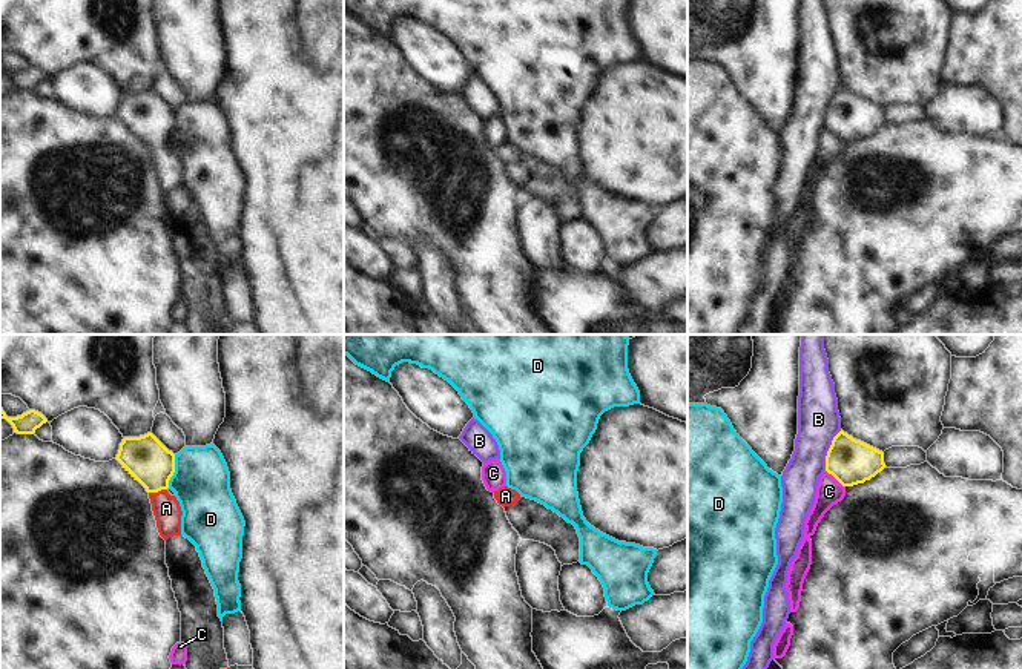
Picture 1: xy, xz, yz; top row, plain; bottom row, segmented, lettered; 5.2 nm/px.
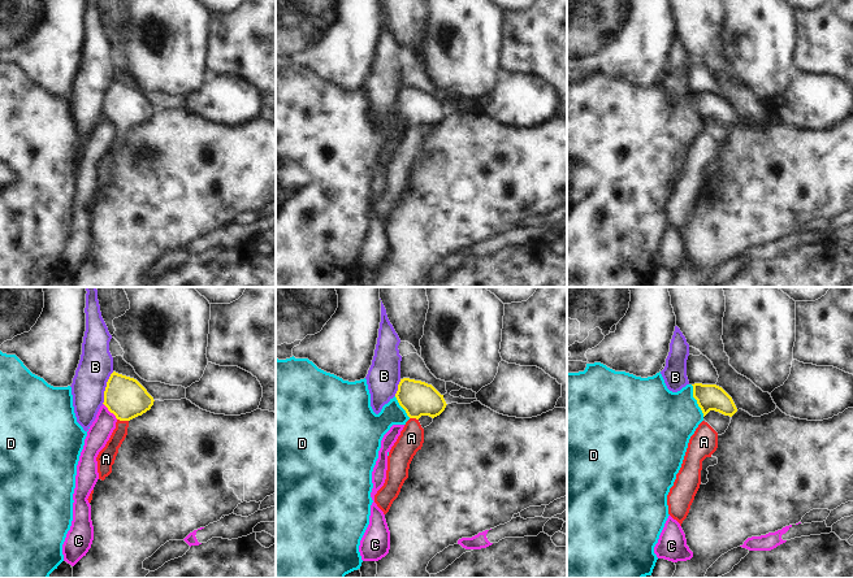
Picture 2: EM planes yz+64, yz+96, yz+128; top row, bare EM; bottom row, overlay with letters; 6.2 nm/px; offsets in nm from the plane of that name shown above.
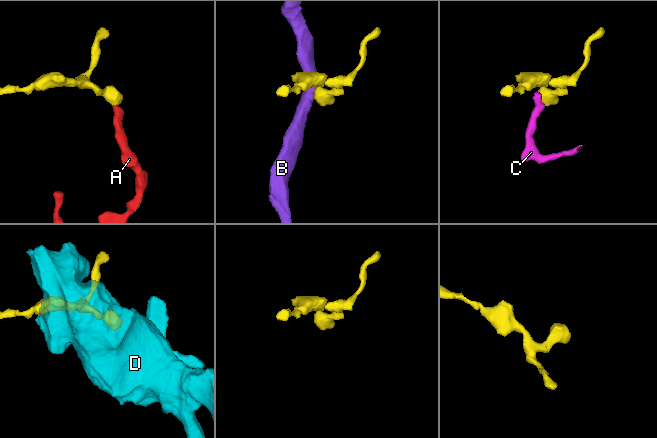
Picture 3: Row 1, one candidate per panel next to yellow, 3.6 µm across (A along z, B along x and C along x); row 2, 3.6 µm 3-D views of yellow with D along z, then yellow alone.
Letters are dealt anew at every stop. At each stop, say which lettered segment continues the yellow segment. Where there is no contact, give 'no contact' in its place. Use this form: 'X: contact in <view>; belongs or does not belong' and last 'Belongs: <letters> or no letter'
A: contact in xy; belongs
B: contact in yz; does not belong
C: contact in yz; does not belong
D: contact in xy; does not belong
Belongs: A

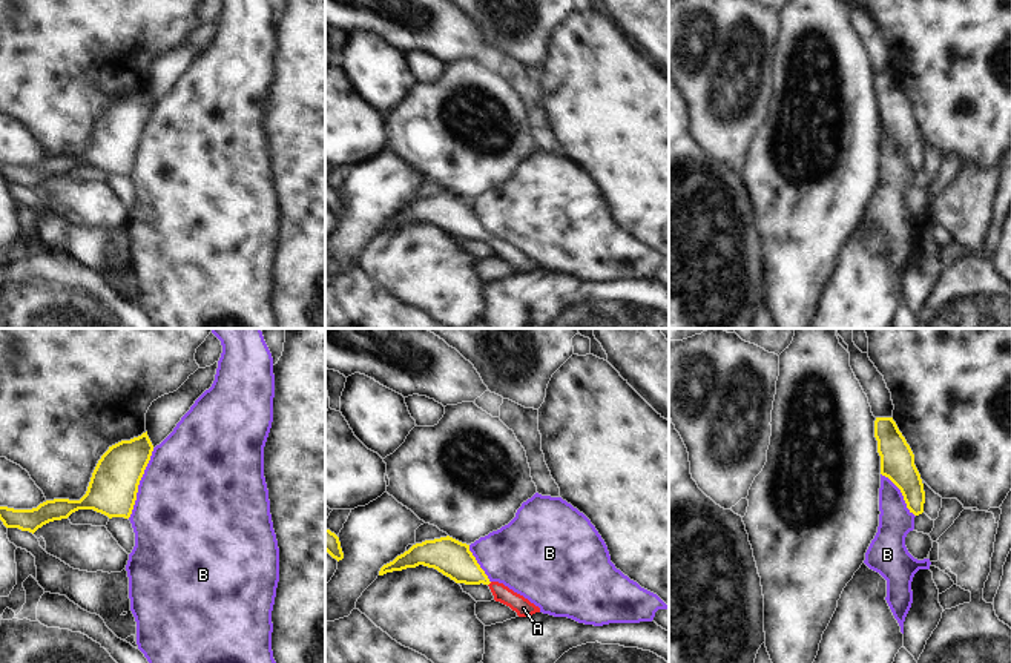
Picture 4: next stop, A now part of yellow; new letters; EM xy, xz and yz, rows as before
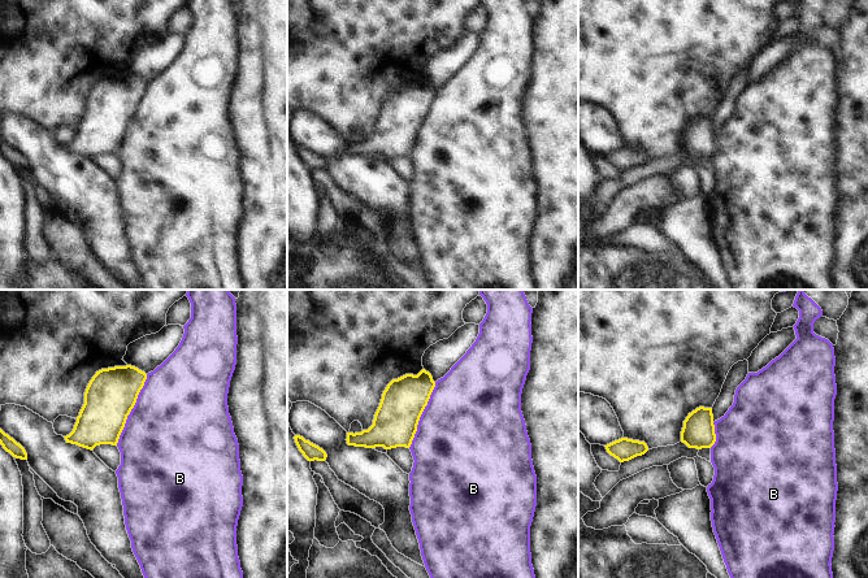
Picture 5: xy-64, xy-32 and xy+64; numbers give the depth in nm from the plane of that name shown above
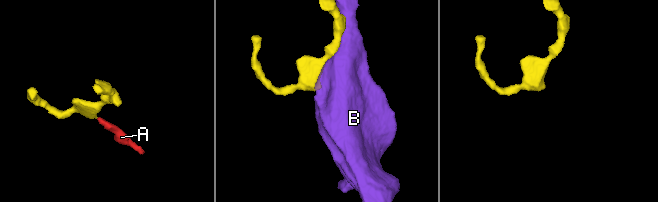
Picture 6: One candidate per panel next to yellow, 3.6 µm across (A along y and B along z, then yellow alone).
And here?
A: no contact; belongs
B: contact in xy; does not belong
Belongs: A

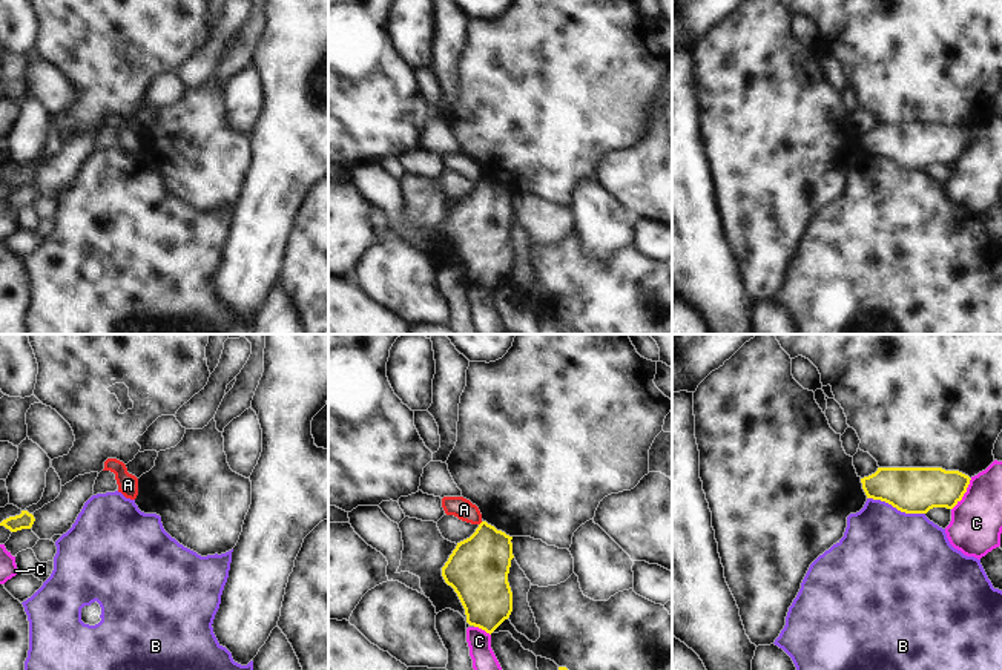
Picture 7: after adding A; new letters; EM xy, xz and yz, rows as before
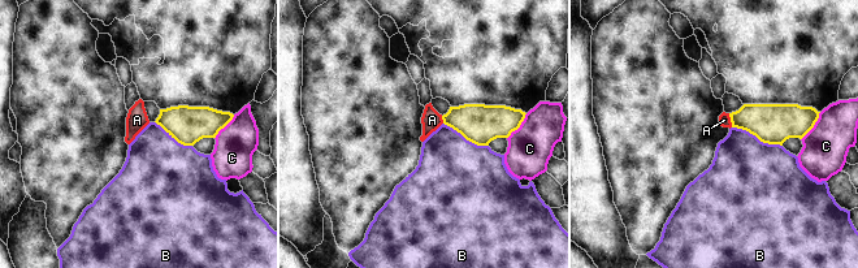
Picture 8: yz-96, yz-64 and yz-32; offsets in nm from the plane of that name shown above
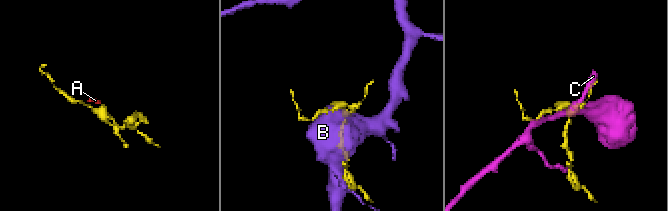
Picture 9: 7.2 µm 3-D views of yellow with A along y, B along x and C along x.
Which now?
A: contact in xz; does not belong
B: contact in yz; does not belong
C: contact in yz; does not belong
Belongs: no letter

